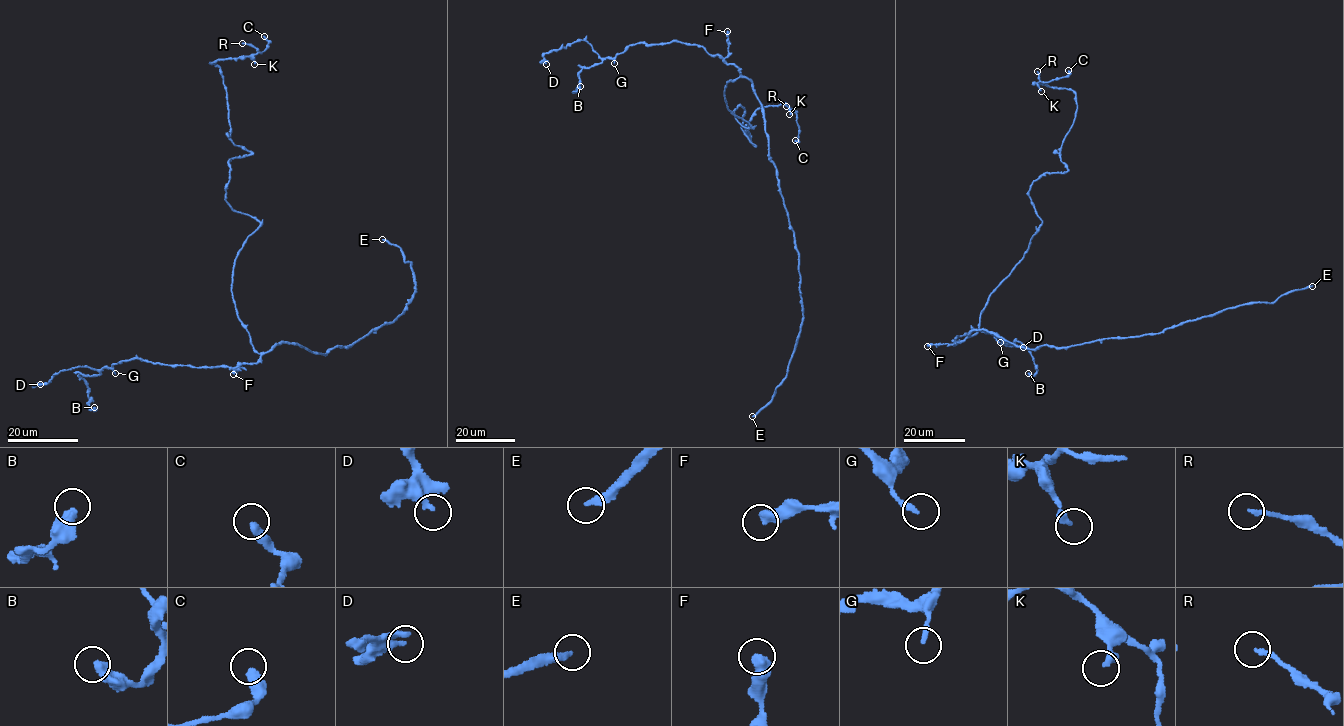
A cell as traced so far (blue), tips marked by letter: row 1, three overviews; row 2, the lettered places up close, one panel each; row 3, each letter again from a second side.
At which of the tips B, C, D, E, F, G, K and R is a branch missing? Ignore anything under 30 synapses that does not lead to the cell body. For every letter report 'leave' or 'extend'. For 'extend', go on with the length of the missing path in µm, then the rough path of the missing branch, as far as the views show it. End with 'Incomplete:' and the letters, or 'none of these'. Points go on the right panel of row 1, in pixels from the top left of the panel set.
B: leave
C: leave
D: leave
E: extend; about 80 µm are missing
F: leave
G: leave
K: leave
R: leave
Incomplete: E

